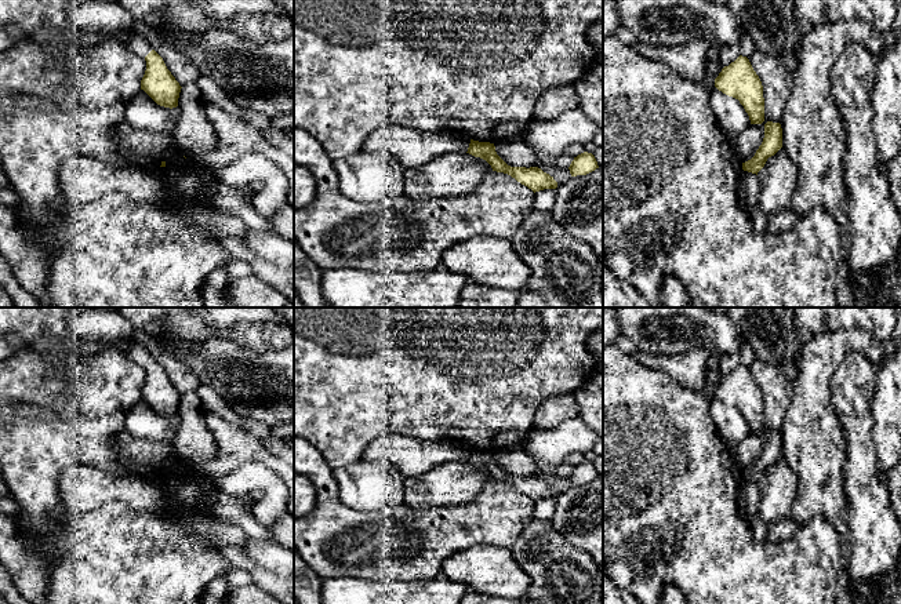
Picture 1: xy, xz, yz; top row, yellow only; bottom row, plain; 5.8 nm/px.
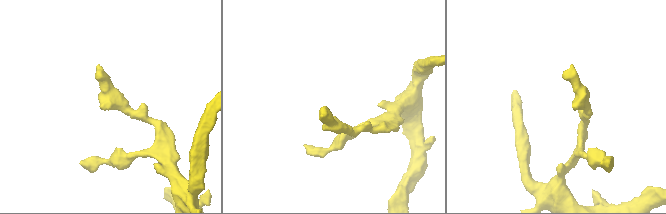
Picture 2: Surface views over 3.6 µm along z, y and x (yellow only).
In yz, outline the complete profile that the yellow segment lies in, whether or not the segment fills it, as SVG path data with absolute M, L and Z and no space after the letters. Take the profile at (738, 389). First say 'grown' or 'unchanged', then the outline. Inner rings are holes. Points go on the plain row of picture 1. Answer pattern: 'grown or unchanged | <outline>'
unchanged | M740 364L729 375L724 375L715 387L715 396L740 410L751 433L764 430L763 394L746 365Z

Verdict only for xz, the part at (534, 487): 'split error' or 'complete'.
complete

